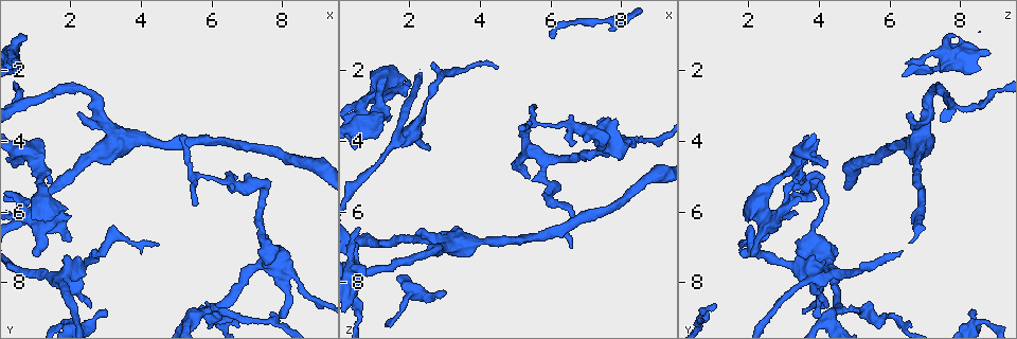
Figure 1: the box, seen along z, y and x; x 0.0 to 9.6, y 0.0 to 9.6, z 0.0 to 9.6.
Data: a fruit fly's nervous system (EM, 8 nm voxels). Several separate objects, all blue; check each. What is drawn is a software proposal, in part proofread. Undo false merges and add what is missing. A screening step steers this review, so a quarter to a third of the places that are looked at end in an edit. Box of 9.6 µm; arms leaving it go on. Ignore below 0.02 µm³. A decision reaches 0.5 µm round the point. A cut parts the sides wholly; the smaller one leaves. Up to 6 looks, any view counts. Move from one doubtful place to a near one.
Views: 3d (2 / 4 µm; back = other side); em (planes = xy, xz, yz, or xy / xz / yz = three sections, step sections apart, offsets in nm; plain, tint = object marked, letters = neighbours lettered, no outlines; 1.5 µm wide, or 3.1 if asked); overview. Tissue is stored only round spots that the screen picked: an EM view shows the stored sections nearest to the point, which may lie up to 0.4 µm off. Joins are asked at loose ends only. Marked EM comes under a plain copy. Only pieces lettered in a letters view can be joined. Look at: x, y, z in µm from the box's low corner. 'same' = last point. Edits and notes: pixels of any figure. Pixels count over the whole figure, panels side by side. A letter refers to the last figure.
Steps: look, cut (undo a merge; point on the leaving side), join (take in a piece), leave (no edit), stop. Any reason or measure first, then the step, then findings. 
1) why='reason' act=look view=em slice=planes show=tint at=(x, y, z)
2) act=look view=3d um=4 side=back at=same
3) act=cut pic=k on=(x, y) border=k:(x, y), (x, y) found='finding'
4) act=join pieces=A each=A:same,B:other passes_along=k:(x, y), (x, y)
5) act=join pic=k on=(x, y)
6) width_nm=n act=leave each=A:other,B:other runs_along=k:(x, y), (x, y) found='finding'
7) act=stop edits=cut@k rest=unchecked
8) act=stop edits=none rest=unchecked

why='an open end' act=look view=em slice=xz step=8 show=letters at=(7.90, 9.05, 4.05)

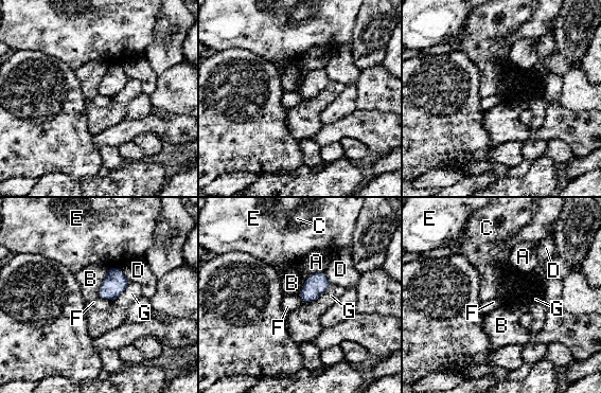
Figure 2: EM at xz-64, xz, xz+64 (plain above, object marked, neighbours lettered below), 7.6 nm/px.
why='another direction' act=look view=em slice=planes show=letters at=same

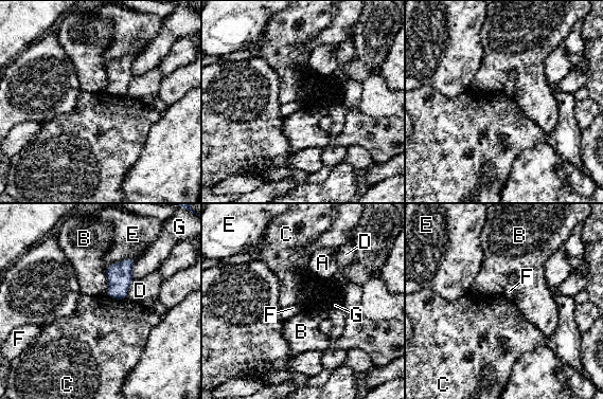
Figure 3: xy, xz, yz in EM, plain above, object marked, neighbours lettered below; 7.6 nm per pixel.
act=leave each=A:other,B:other,C:other,D:other,E:other,F:other,G:other border=3:(105, 294), (114, 298), (126, 298) found='none of them fits'

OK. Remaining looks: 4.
why='thin end' act=look view=3d um=4 at=(4.45, 6.95, 1.95)

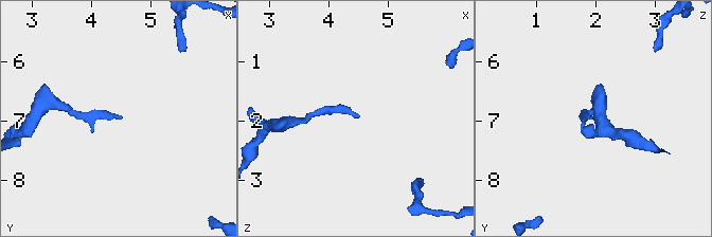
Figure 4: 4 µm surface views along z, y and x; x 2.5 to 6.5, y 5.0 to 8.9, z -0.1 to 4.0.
act=look view=em slice=planes show=letters at=(4.50, 6.95, 1.95)

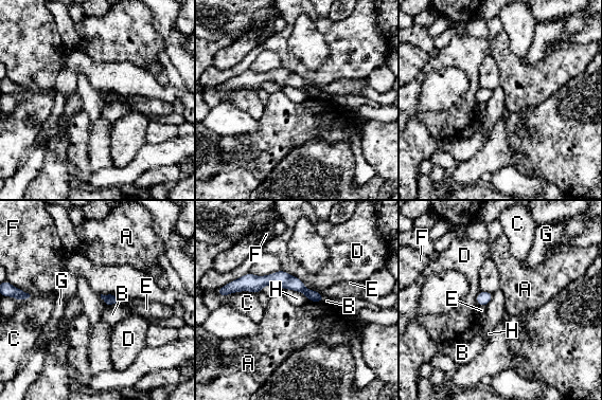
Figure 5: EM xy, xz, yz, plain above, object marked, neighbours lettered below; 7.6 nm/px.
act=leave each=A:other,B:other,C:other,D:other,E:other,F:other,G:other,H:other runs_along=5:(259, 286), (284, 279), (319, 298) found='none of them fits'

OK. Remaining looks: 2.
why='branch stops here' act=look view=em slice=xz step=8 show=tint at=(2.00, 6.80, 2.30)

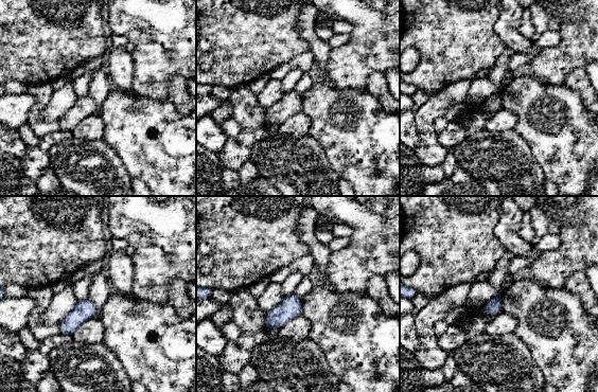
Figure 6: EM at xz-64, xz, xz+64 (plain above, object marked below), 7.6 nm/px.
act=look view=em slice=planes show=letters at=same

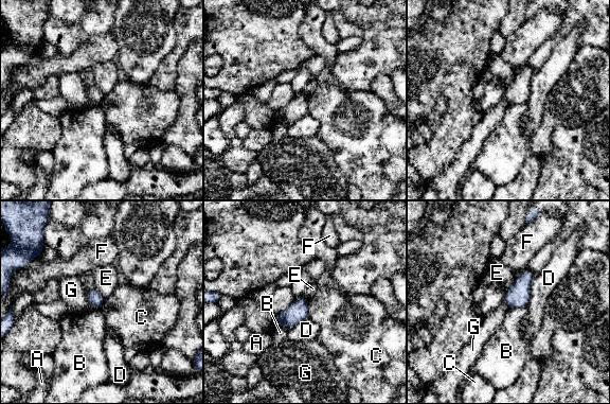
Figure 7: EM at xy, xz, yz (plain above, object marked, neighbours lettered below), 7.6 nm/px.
act=leave each=A:other,B:other,C:other,D:other,E:other,F:other,G:other border=7:(305, 300), (308, 316) found='none of them fits'

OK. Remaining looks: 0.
act=stop edits=none rest=unchecked

